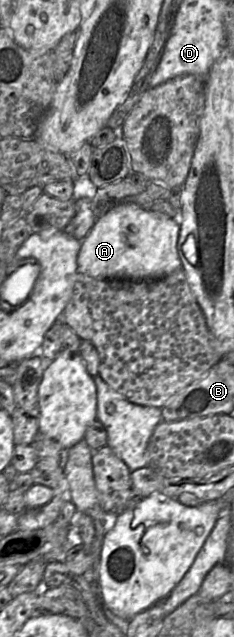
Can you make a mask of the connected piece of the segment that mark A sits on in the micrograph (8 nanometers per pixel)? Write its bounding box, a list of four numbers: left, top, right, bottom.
[77,203,182,279]

